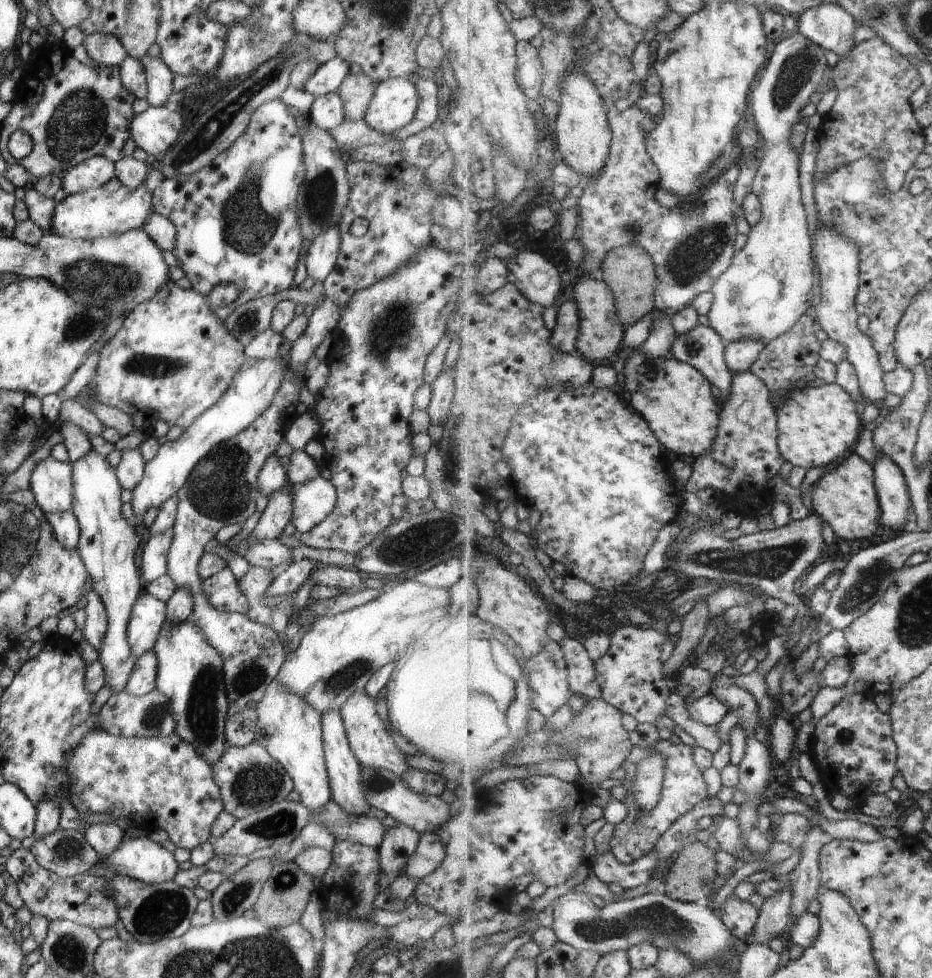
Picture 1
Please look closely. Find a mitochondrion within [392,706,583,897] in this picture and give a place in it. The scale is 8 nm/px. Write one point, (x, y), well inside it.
(559, 745)

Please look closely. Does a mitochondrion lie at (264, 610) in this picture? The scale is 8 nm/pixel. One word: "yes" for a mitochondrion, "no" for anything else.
no

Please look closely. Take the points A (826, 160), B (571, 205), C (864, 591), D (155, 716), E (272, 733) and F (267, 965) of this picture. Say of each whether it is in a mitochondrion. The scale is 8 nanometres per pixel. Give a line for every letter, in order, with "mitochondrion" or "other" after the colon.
A: other
B: other
C: mitochondrion
D: mitochondrion
E: other
F: mitochondrion

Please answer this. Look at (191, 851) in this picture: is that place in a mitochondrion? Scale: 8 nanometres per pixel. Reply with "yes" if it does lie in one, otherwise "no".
no

